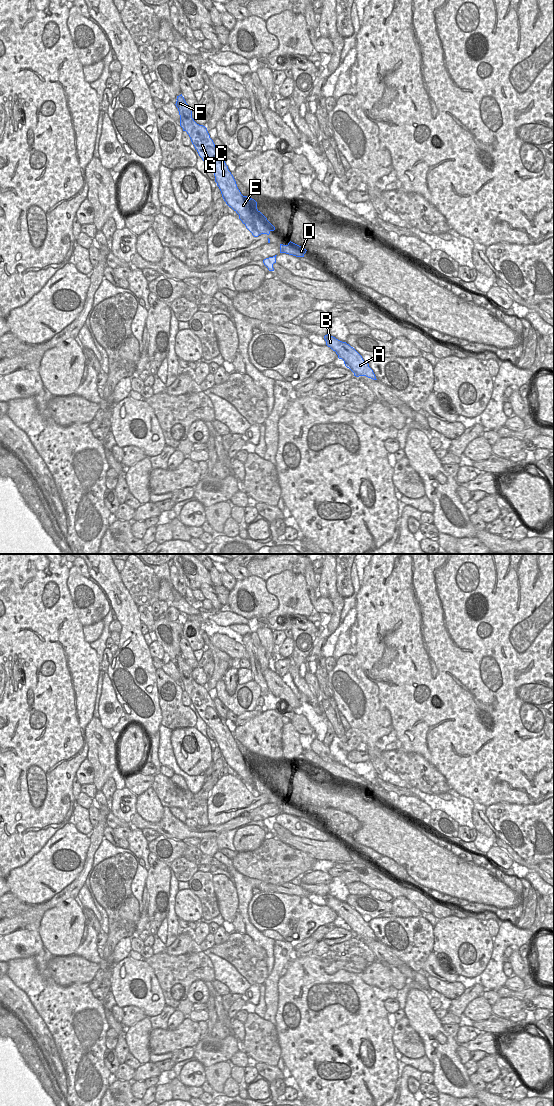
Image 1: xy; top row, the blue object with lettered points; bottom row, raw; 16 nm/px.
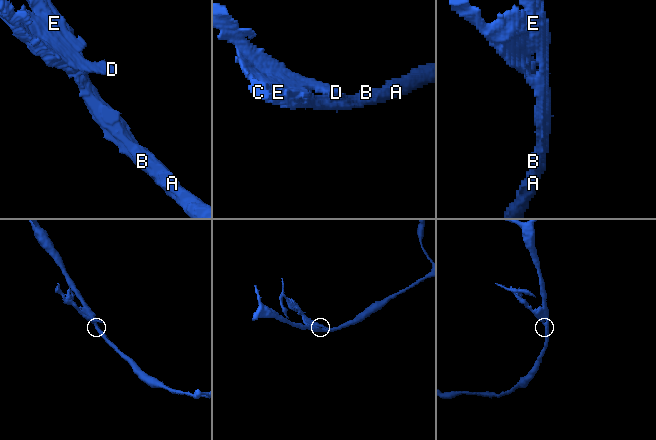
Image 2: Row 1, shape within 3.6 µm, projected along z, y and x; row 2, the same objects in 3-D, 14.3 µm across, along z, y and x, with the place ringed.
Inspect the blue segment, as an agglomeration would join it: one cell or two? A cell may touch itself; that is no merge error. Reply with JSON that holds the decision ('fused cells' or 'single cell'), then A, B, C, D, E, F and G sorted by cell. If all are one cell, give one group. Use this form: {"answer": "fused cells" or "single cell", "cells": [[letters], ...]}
{"answer": "fused cells", "cells": [["A", "B", "C", "E", "F", "G"], ["D"]]}

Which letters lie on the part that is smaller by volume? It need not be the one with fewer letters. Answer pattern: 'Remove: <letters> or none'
Remove: D

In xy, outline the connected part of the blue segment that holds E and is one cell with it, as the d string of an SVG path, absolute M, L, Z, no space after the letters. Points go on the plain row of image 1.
M182 654L177 656L176 660L175 665L180 675L180 686L189 695L192 704L207 727L213 731L215 742L226 764L239 775L239 779L254 797L261 794L269 795L271 791L275 790L275 787L257 769L257 762L254 759L248 759L247 756L241 754L225 719L216 710L207 688L194 681L192 678L193 669L186 663Z

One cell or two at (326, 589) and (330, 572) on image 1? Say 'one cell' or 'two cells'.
one cell

